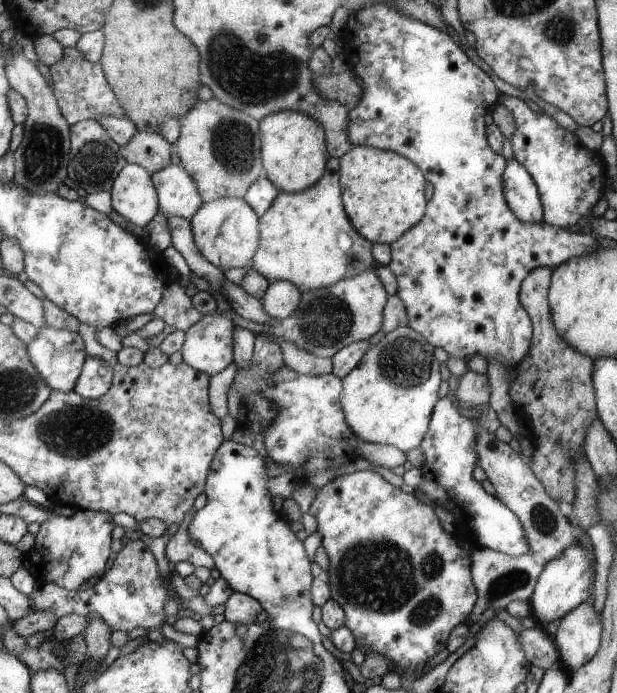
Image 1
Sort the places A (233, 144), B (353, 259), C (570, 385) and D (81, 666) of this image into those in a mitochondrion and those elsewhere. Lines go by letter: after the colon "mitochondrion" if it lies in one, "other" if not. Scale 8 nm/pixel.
A: mitochondrion
B: mitochondrion
C: mitochondrion
D: other

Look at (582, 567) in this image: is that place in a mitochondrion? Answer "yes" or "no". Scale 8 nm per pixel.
no

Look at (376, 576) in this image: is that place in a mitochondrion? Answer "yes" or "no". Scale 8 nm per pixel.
yes

